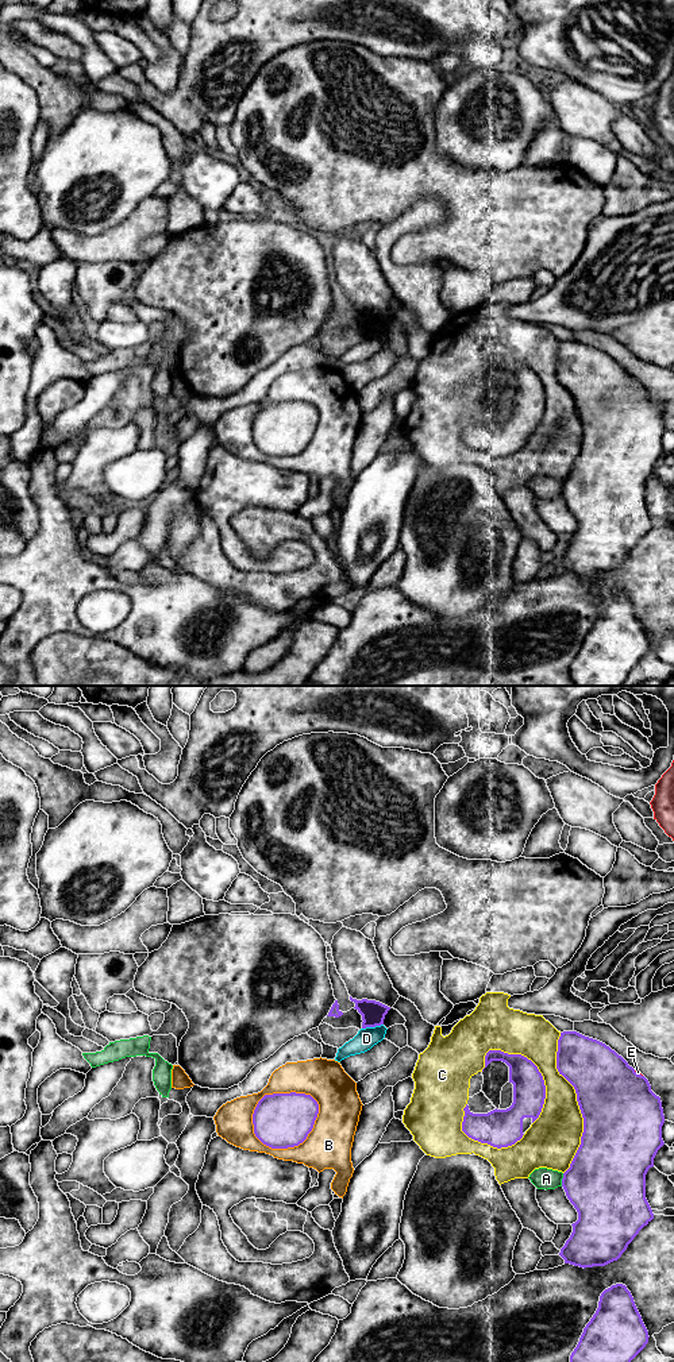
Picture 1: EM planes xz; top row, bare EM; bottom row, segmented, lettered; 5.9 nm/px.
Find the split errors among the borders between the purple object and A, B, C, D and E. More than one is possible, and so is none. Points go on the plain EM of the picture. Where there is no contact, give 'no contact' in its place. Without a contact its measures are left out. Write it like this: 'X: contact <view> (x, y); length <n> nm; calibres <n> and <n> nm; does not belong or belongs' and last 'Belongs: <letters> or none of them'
A: contact xz (562, 489); length 80 nm; calibres 460 and 130 nm; does not belong
B: contact xz (296, 454); length 440 nm; calibres 320 and 280 nm; does not belong
C: contact xz (578, 412); length 850 nm; calibres 440 and 300 nm; does not belong
D: contact xz (372, 335); length 130 nm; calibres 150 and 120 nm; does not belong
E: contact xz (636, 382); length 70 nm; calibres 440 and 20 nm; does not belong
Belongs: none of them

